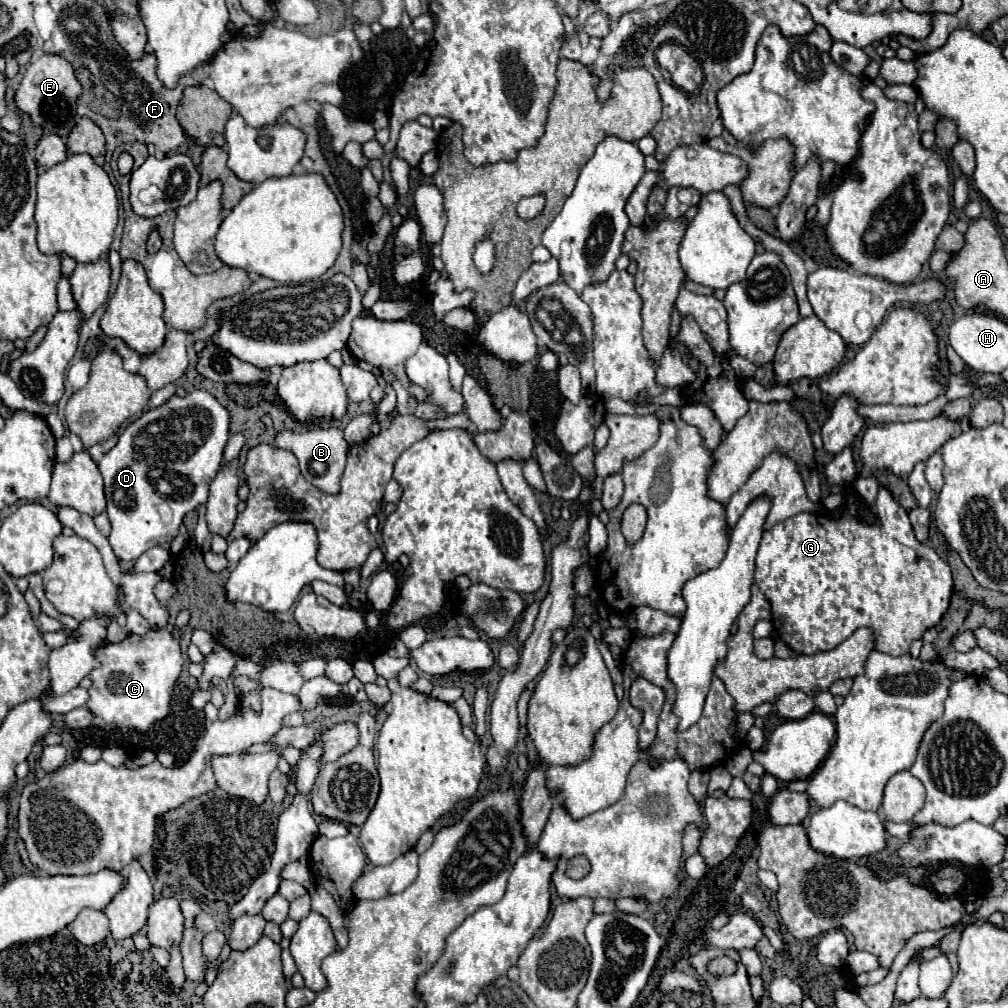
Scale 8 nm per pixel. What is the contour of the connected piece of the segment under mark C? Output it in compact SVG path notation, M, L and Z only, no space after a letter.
M180 610L176 616L172 632L150 630L144 636L128 634L118 644L104 644L96 650L96 658L100 660L100 668L92 670L92 688L90 700L86 706L94 716L100 716L108 724L126 726L136 730L148 730L154 722L162 720L170 710L170 696L174 684L182 672L184 658L180 654L180 628L190 620L188 610Z

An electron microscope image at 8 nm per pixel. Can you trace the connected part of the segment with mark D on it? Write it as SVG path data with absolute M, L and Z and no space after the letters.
M194 392L186 396L174 394L172 400L144 412L138 420L134 420L120 434L118 444L98 462L100 472L104 476L106 498L108 498L106 514L112 522L110 544L116 558L120 560L120 570L124 574L134 572L134 562L148 548L163 544L169 547L178 534L182 518L190 510L206 504L208 486L216 476L216 470L220 470L222 466L222 454L228 442L228 434L230 434L230 412L212 394L206 392Z

